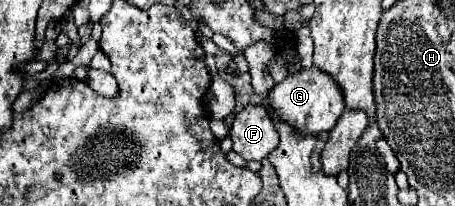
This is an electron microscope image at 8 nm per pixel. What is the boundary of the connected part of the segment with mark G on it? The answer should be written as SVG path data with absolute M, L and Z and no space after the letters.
M313 66L309 70L289 74L281 84L275 84L275 88L267 94L267 108L271 112L271 118L289 124L297 134L317 136L321 132L329 132L335 126L337 118L343 112L343 96L339 86Z

